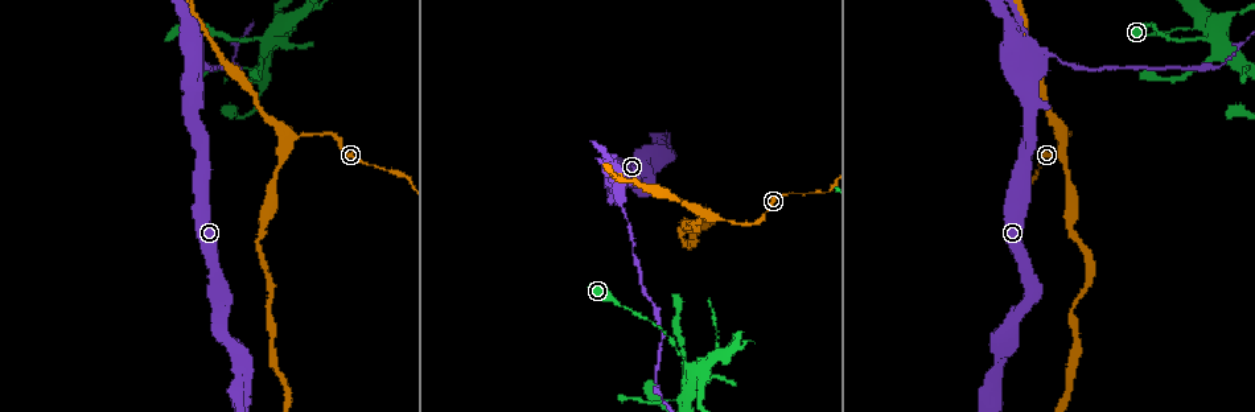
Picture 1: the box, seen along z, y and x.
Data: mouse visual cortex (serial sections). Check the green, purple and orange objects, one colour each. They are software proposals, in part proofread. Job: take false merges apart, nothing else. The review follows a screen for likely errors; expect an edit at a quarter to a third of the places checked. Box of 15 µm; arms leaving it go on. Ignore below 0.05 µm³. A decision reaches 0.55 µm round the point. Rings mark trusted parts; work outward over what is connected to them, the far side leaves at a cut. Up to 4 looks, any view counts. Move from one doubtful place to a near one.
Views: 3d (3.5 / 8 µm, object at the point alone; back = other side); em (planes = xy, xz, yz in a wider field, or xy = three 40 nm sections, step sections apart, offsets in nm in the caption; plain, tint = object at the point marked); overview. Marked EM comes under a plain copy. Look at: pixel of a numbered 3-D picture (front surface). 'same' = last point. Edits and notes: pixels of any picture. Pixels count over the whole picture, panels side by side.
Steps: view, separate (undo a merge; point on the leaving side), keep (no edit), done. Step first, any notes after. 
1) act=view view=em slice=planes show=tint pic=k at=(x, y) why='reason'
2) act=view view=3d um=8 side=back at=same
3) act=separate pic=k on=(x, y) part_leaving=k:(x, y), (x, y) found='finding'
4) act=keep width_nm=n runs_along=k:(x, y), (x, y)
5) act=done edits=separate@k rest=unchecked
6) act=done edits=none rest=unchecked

act=view view=3d um=3.5 pic=1 at=(1216, 39) why='abrupt turn'

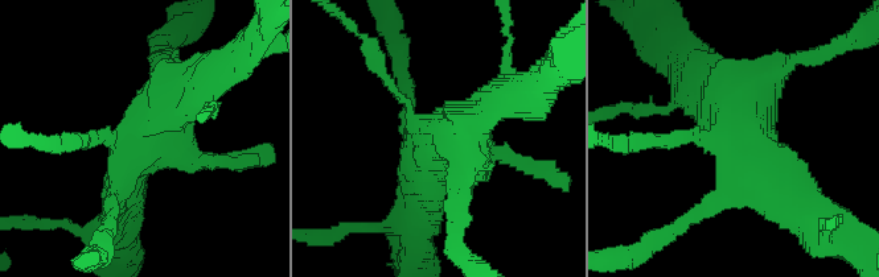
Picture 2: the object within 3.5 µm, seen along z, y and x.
act=view view=em slice=xy step=3 show=tint pic=2 at=(733, 141)

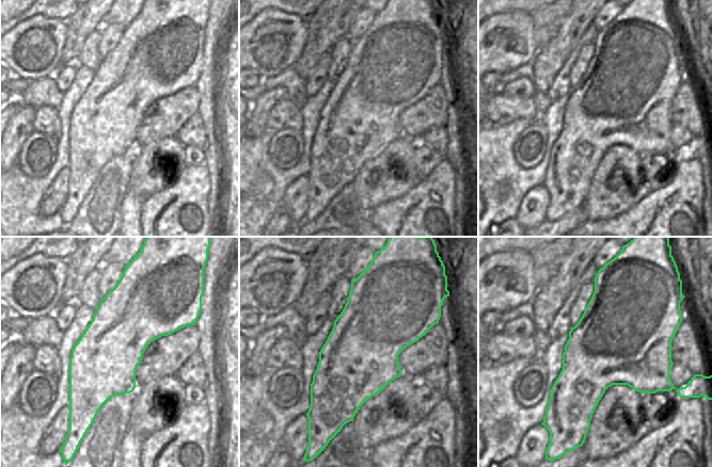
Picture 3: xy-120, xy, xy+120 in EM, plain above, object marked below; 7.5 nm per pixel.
act=keep width_nm=550 runs_along=2:(668, 141), (750, 141), (800, 194) found='continuous, no second cell'

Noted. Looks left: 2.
act=view view=3d um=3.5 side=back pic=1 at=(754, 224) why='abrupt turn'

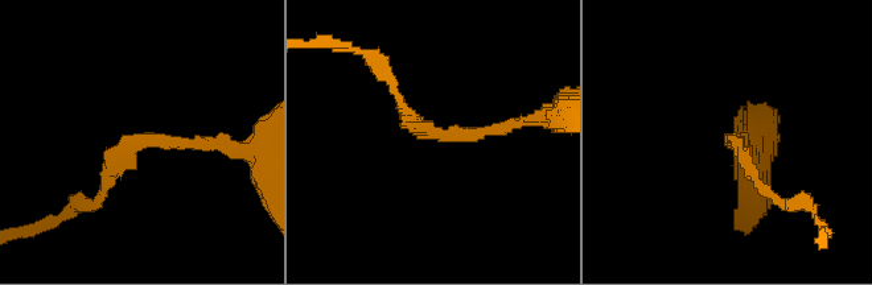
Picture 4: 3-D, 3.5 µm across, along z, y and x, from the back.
act=view view=em slice=xy step=5 show=tint pic=4 at=(143, 139) arm_widths_nm=150,150

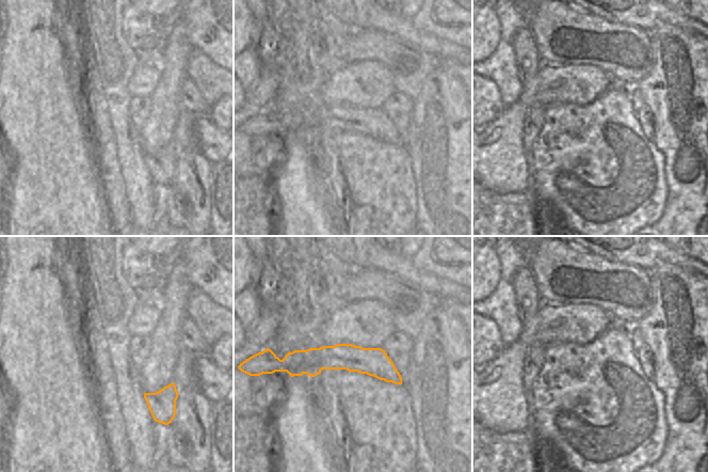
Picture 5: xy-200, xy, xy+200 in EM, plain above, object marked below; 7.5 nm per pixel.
act=keep runs_along=5:(283, 364), (367, 360), (399, 381) found='all the same cell'

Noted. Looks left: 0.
act=done edits=none rest=unchecked

